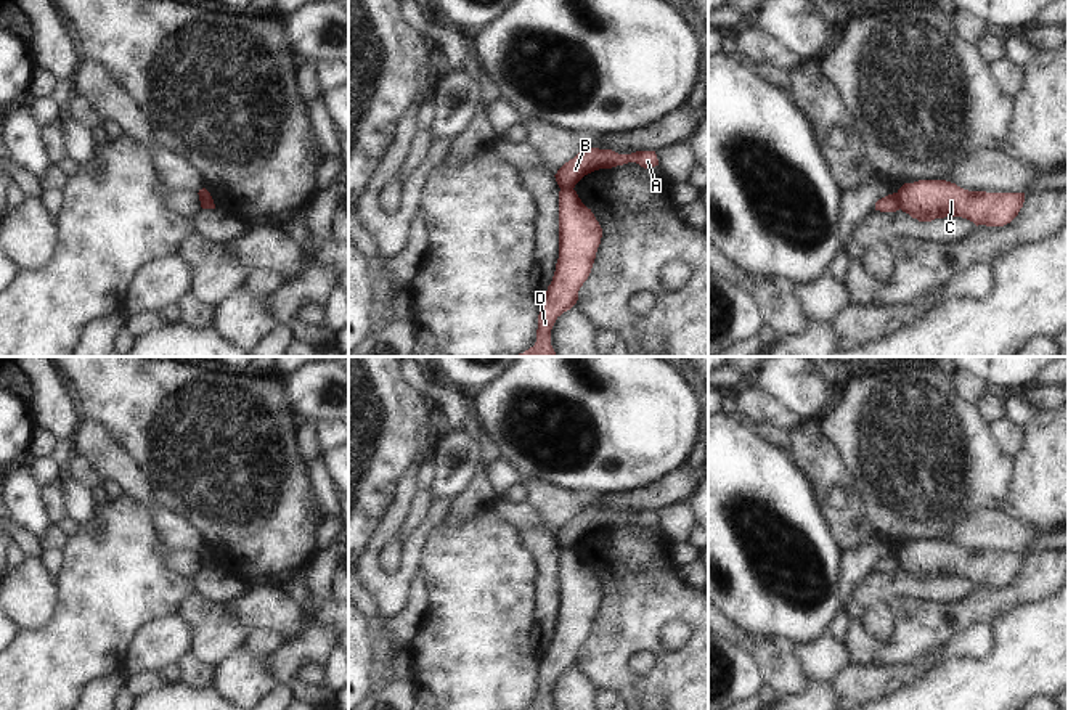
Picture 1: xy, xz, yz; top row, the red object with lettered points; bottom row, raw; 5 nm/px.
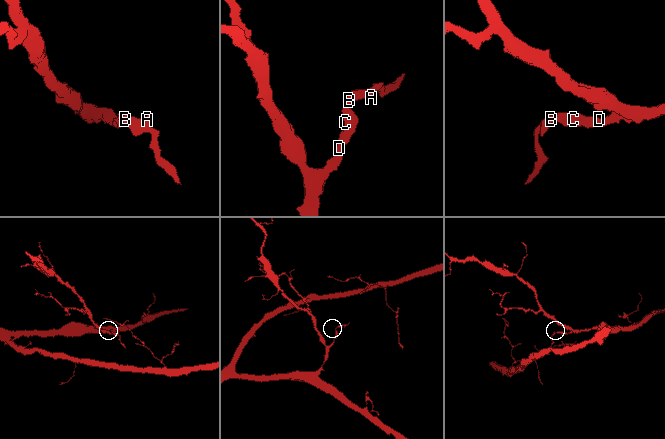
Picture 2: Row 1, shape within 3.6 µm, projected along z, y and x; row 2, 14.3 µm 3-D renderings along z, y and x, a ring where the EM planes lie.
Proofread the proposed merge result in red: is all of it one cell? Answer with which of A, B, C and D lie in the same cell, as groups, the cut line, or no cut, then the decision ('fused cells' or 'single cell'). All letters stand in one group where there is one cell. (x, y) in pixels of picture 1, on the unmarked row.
A B / C D | yz (895, 553), (901, 567) | fused cells

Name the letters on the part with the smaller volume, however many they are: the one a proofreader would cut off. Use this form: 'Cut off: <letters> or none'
Cut off: A, B

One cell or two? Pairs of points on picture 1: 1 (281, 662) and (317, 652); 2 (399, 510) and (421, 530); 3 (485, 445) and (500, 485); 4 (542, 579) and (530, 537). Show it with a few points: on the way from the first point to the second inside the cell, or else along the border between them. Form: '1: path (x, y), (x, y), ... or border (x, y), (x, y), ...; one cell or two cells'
1: path (289, 656), (293, 652), (309, 652); one cell
2: path (379, 542), (376, 567), (386, 577), (411, 563); one cell
3: border (498, 458), (485, 468); two cells
4: path (542, 569), (540, 546); one cell

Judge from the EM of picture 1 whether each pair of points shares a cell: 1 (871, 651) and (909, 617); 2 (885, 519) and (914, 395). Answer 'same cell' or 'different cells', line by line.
1: same cell
2: same cell

